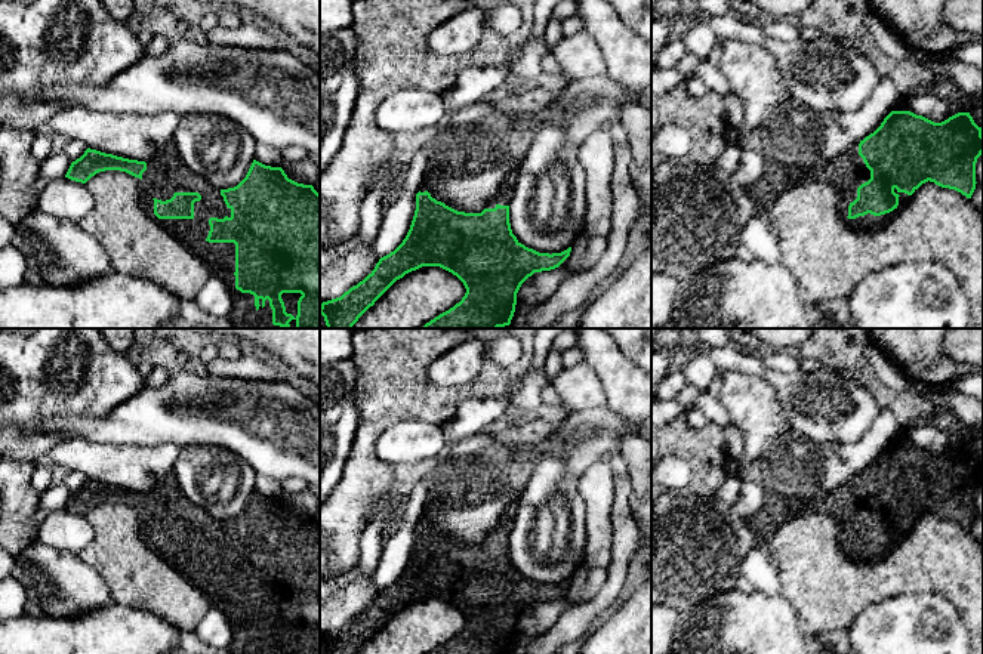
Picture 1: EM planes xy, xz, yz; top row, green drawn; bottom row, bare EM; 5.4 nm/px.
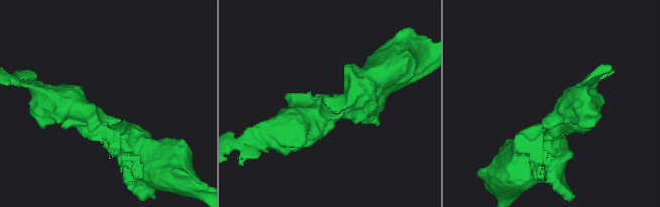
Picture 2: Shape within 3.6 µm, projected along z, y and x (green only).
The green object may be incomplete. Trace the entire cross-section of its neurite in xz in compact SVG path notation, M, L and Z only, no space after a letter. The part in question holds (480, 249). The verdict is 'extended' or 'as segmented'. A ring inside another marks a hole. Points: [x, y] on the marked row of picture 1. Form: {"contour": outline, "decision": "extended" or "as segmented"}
{"contour": "M518 170L509 172L497 194L481 213L457 212L431 197L428 191L416 194L416 210L403 243L379 259L375 269L340 297L323 302L320 314L327 328L352 328L358 318L406 274L422 266L440 266L456 275L466 293L459 303L440 314L422 328L499 328L511 324L515 312L517 293L534 272L558 268L571 252L539 253L521 244L509 223L509 201Z", "decision": "extended"}

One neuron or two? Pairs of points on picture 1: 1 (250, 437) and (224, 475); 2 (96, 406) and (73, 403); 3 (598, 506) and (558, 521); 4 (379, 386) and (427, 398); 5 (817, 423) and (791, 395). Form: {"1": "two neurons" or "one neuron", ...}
{"1": "two neurons", "2": "one neuron", "3": "two neurons", "4": "one neuron", "5": "one neuron"}

